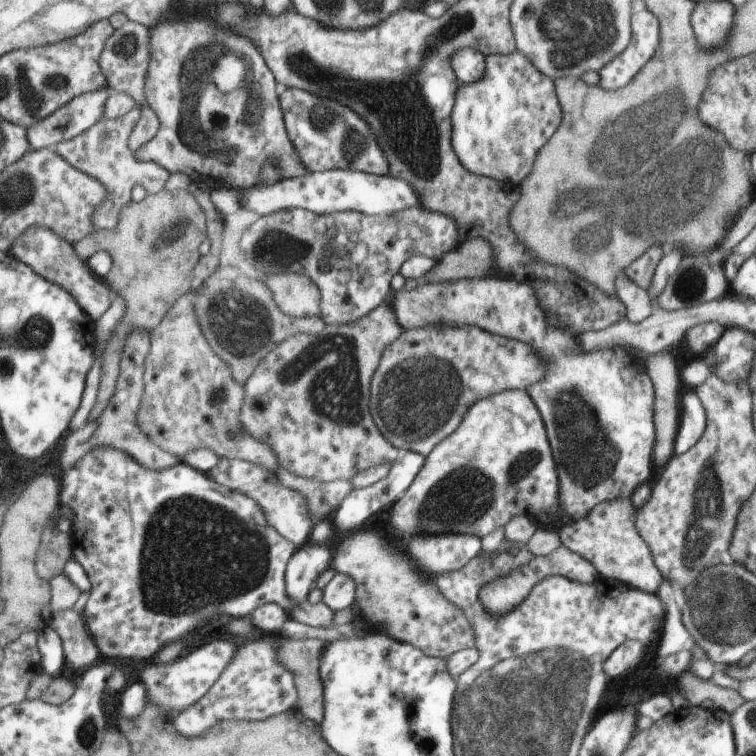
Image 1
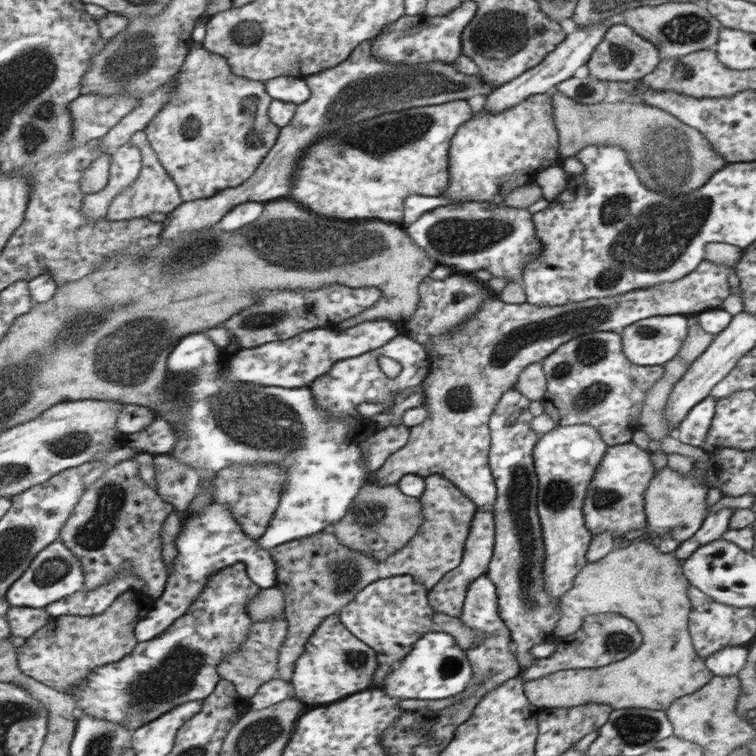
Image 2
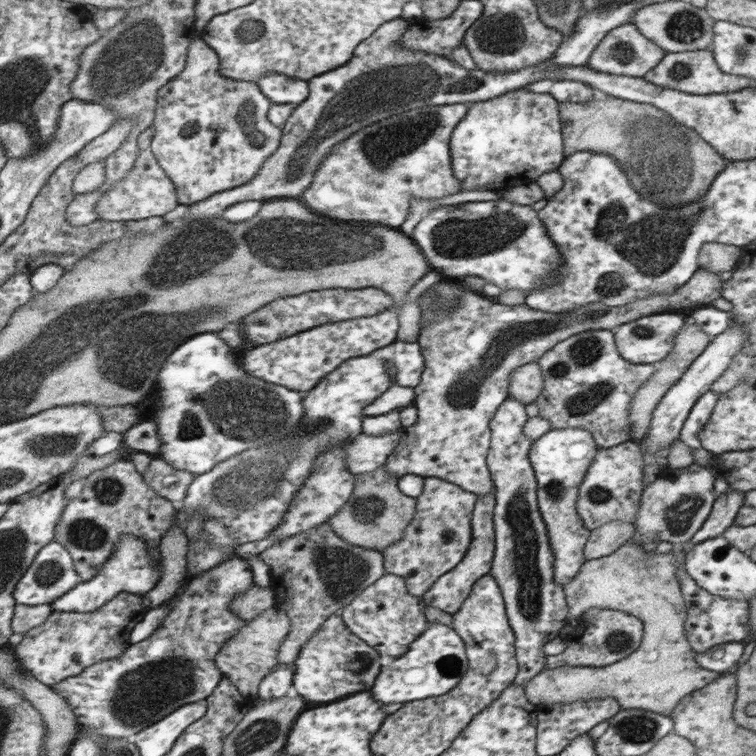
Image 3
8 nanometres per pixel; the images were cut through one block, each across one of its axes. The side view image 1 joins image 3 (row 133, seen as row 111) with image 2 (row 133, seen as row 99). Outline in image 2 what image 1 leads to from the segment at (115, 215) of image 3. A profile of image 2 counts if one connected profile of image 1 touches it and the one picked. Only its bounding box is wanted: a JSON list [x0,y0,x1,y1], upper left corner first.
[106,130,184,222]

